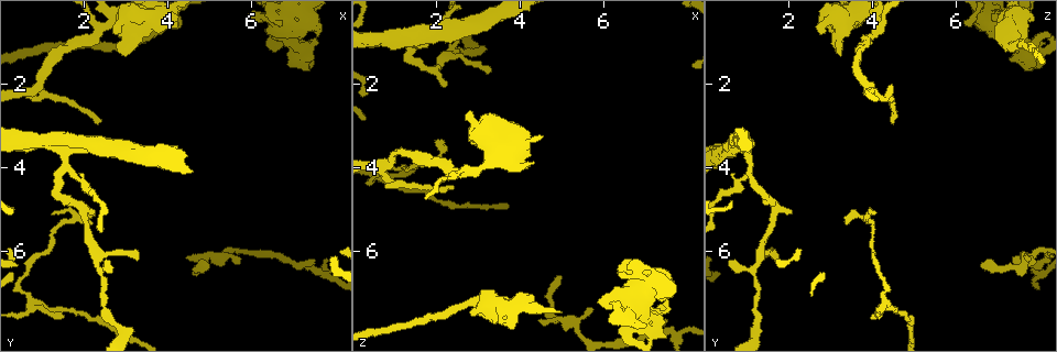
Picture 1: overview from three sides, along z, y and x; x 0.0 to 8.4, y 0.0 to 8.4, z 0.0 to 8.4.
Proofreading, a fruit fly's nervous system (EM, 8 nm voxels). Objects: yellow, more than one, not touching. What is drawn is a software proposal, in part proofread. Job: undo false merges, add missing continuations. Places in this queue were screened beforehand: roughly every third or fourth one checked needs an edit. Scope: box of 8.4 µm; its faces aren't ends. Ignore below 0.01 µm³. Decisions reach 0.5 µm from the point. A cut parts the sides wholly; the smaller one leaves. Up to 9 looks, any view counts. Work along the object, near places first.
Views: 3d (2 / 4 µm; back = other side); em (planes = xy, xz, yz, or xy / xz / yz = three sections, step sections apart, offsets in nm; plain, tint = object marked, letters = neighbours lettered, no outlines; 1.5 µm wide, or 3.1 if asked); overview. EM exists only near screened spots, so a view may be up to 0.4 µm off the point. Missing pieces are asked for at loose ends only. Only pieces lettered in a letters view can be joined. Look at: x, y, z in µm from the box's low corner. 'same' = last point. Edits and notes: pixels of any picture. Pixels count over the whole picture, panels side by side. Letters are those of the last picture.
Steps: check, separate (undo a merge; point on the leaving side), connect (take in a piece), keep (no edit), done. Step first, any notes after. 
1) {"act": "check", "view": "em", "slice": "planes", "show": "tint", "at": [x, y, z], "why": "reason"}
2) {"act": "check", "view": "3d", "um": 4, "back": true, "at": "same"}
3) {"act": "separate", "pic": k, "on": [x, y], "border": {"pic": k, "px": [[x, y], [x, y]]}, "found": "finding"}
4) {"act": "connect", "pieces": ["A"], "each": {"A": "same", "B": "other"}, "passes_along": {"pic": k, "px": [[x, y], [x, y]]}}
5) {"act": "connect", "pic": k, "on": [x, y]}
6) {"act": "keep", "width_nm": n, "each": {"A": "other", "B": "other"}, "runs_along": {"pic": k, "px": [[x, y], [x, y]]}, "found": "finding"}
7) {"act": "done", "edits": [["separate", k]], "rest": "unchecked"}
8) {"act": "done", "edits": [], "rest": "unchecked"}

{"act": "check", "view": "em", "slice": "planes", "show": "letters", "at": [3.25, 6.20, 1.70], "why": "free end"}

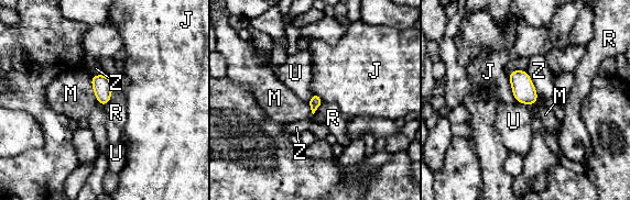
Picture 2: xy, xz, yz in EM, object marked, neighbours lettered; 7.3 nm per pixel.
{"act": "keep", "each": {"J": "other", "M": "other", "R": "other", "U": "other", "Z": "other"}, "border": {"pic": 2, "px": [[517, 101], [529, 106]]}, "found": "no lettered piece goes on from it"}

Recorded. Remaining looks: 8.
{"act": "check", "view": "3d", "um": 4, "at": [1.30, 5.10, 4.10], "why": "thin end"}

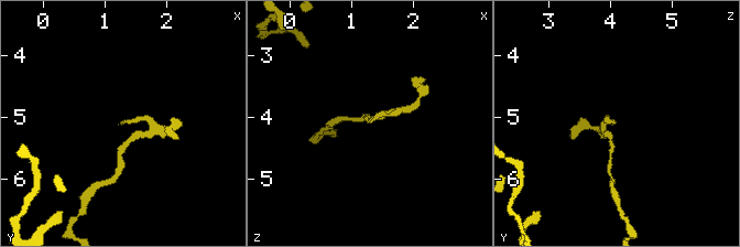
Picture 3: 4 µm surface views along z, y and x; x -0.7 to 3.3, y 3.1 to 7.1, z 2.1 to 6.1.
{"act": "check", "view": "em", "slice": "xz", "step": 4, "show": "plain", "at": [1.25, 5.10, 4.05], "why": "now the EM"}

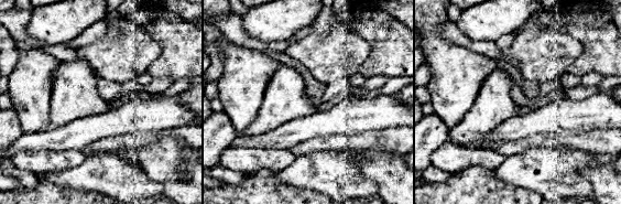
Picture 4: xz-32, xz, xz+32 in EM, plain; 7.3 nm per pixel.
{"act": "check", "view": "em", "slice": "xz", "step": 4, "show": "letters", "at": "same", "why": "what lies round it"}

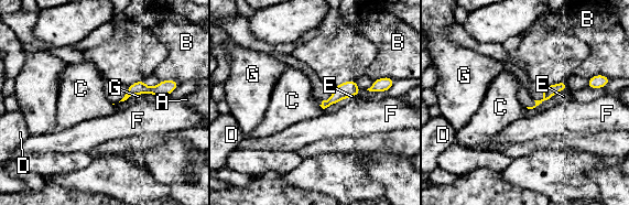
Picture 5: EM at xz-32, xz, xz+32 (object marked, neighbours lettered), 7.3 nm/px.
{"act": "keep", "each": {"A": "other", "B": "other", "C": "other", "D": "other", "E": "other", "F": "other", "G": "other"}, "border": {"pic": 5, "px": [[567, 87], [556, 92], [534, 107]]}, "found": "no lettered piece goes on from it"}

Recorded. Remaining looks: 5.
{"act": "check", "view": "em", "um": 3.1, "slice": "planes", "show": "tint", "at": [0.75, 7.20, 4.30], "why": "abrupt turn"}

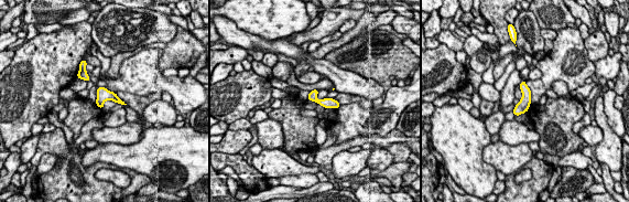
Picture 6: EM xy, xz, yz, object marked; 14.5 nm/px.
{"act": "check", "view": "em", "um": 3.1, "slice": "planes", "show": "letters", "at": "same"}

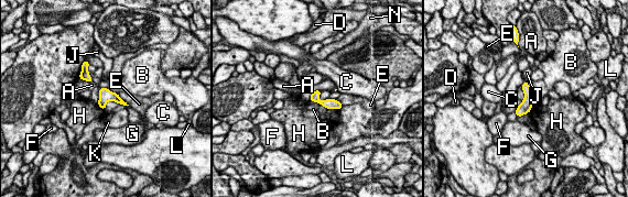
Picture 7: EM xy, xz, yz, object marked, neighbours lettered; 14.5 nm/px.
{"act": "keep", "each": {"A": "other", "B": "other", "C": "other", "D": "other", "E": "other", "F": "other", "G": "other", "H": "other", "J": "other", "K": "other", "L": "other", "N": "other"}, "border": {"pic": 7, "px": [[320, 90], [321, 100], [329, 99]]}, "found": "continuous, no second neuron"}

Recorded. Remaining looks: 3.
{"act": "check", "view": "3d", "um": 2, "at": [1.55, 3.35, 0.90], "why": "sharp bend"}

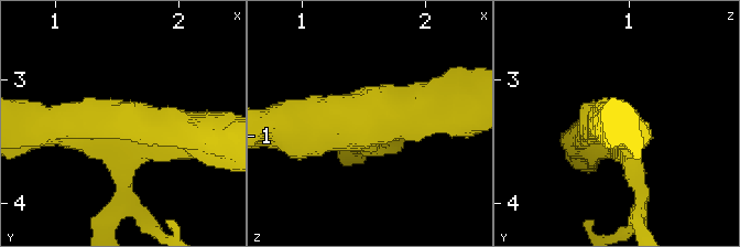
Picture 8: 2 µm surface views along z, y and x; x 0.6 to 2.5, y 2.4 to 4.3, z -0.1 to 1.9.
{"act": "check", "view": "em", "slice": "xz", "step": 4, "show": "tint", "at": [1.60, 3.40, 0.92]}

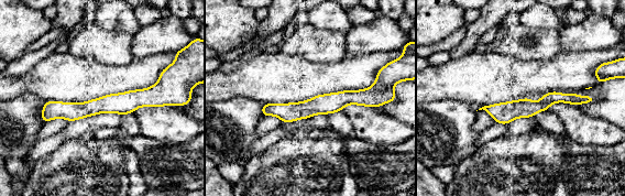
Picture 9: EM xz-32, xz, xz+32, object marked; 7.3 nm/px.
{"act": "check", "view": "em", "slice": "planes", "show": "letters", "at": "same"}

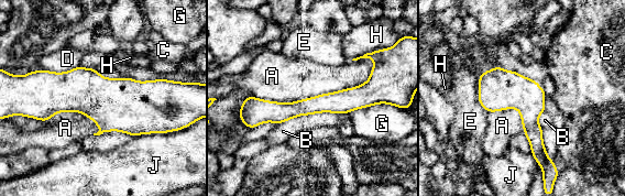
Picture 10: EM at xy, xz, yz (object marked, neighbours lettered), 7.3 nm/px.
{"act": "keep", "width_nm": 130, "each": {"A": "other", "B": "other", "C": "other", "D": "other", "E": "other", "G": "other", "H": "other", "J": "other"}, "found": "continuous, no second neuron"}

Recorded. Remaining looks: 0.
{"act": "done", "edits": [], "rest": "unchecked"}

